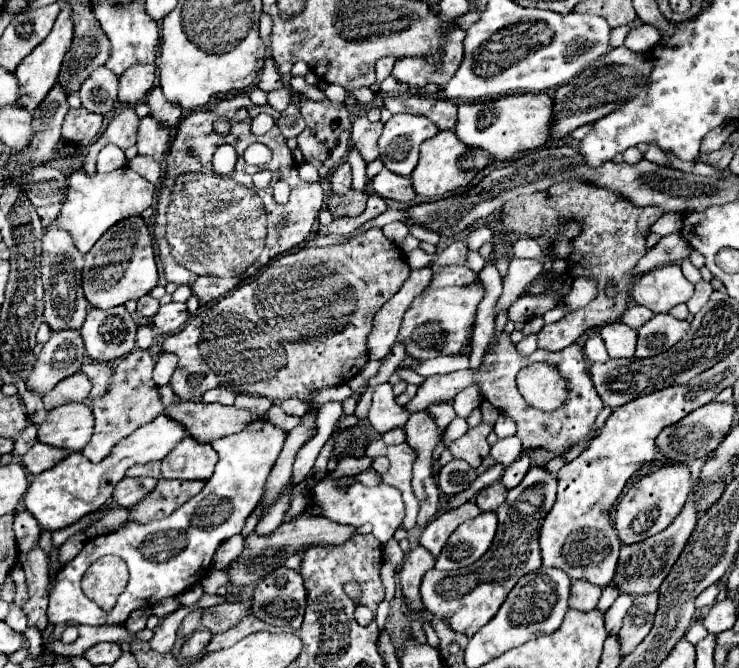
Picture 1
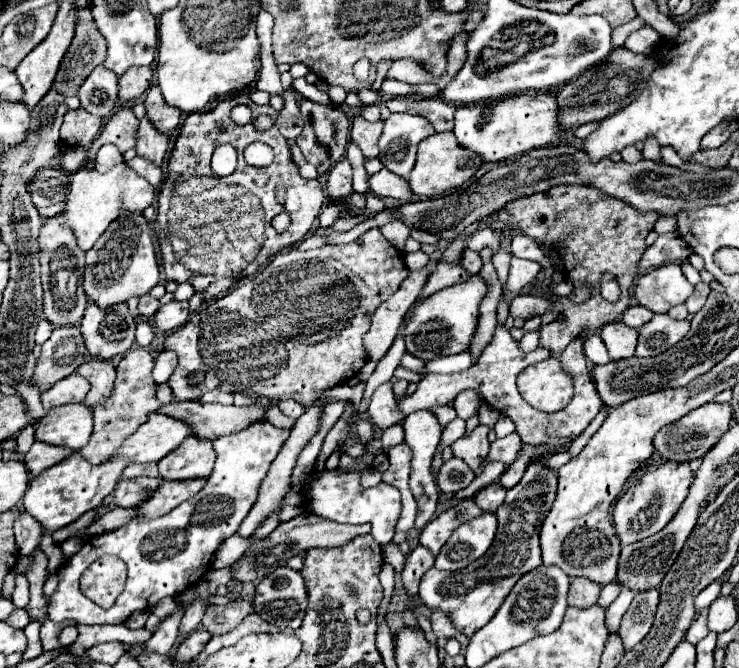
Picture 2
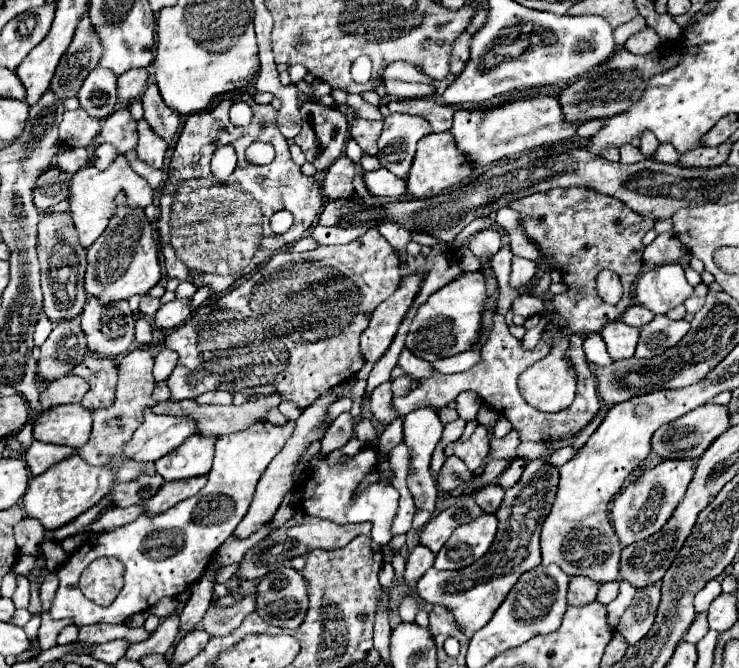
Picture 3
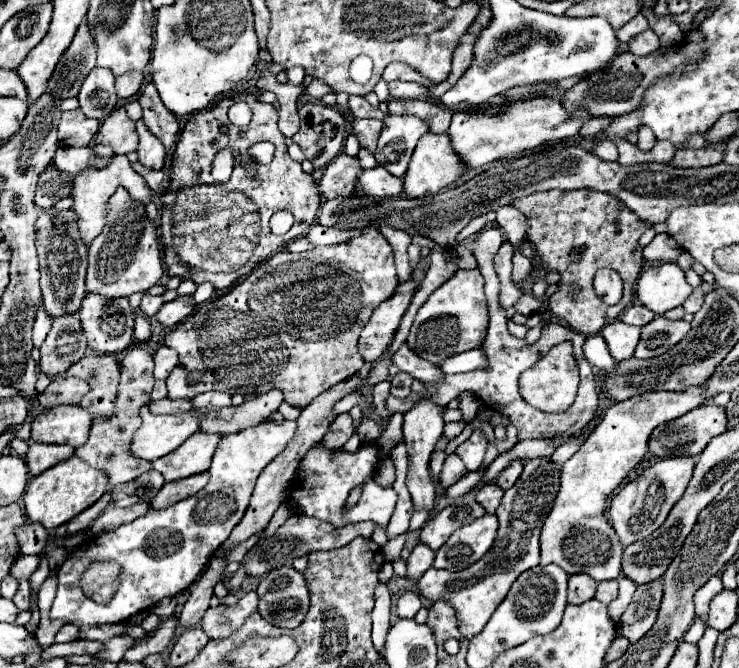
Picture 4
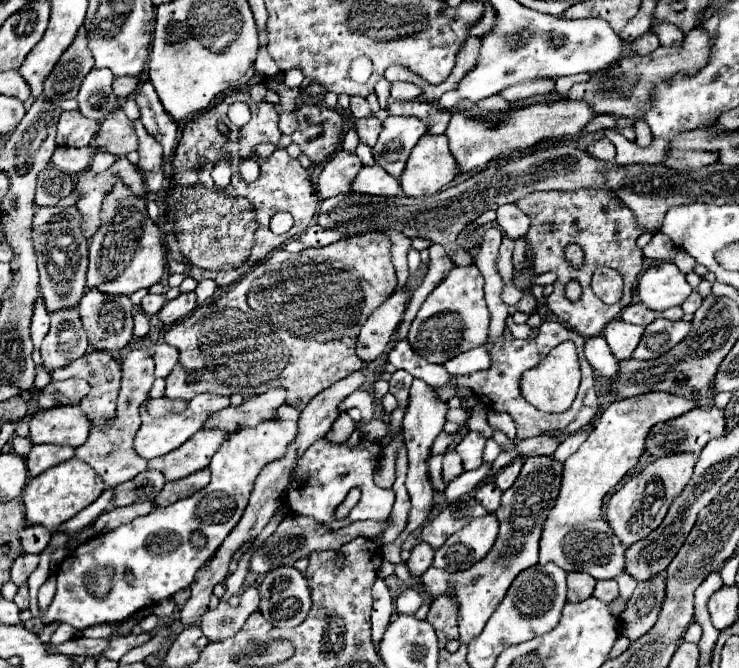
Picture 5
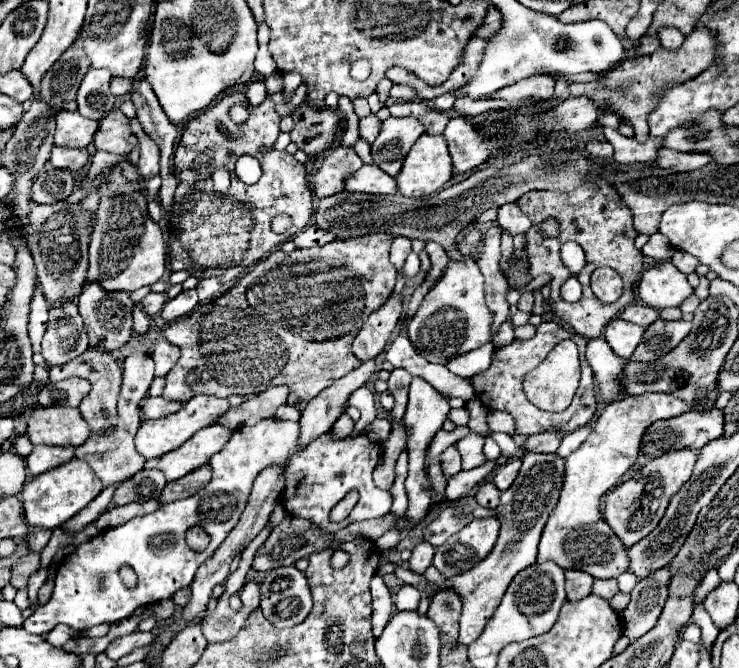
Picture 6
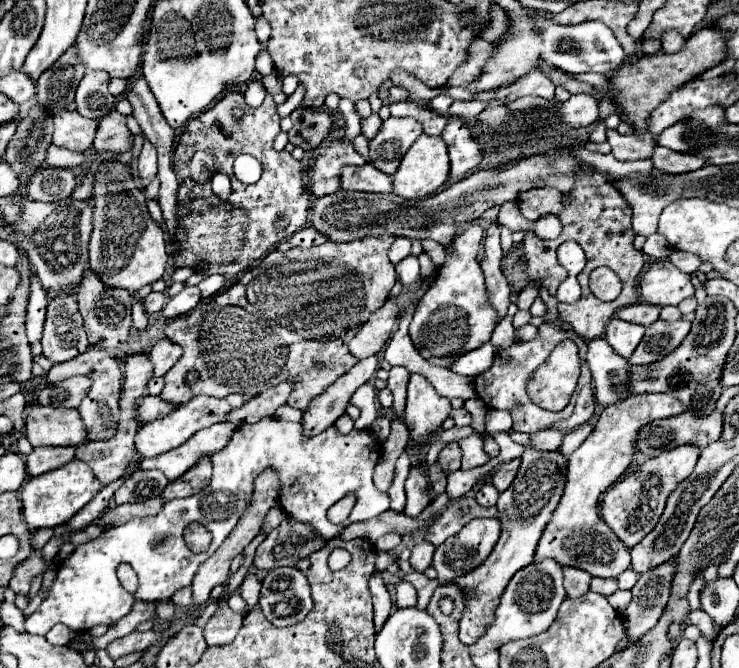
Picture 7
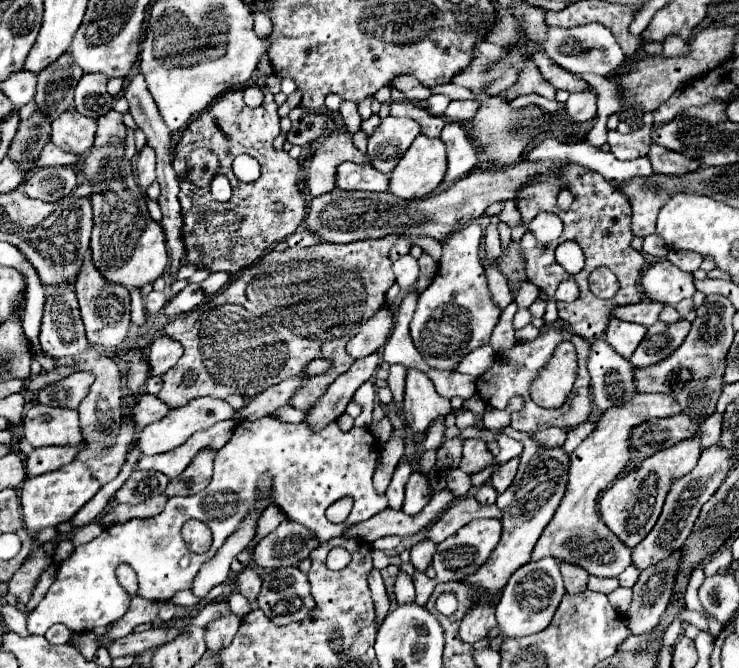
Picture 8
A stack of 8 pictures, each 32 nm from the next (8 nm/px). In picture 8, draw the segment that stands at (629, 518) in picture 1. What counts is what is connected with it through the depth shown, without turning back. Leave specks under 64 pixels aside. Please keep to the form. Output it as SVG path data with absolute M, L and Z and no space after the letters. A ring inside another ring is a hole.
M694 434L688 440L682 440L680 444L674 444L672 448L656 452L656 456L648 456L646 460L642 460L640 468L634 468L628 474L616 478L610 484L610 488L606 488L602 492L600 502L598 502L598 512L600 512L602 522L628 548L634 548L636 544L640 544L646 538L646 534L652 530L652 526L656 524L656 520L660 516L666 492L670 490L670 482L678 476L688 474L696 466L700 454L702 454L700 434Z

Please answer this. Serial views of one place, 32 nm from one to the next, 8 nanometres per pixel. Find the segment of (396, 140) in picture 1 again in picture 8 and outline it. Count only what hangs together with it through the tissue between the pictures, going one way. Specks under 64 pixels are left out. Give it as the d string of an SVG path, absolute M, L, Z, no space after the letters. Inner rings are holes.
M382 118L380 126L368 136L370 164L384 174L392 172L418 134L420 126L412 118Z

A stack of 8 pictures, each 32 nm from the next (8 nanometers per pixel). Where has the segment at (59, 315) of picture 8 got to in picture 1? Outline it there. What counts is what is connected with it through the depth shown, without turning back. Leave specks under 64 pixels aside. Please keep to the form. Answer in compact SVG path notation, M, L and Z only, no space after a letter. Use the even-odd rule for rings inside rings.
M78 330L52 332L36 358L34 372L28 378L28 388L38 394L50 392L60 380L76 374L84 362L84 340Z

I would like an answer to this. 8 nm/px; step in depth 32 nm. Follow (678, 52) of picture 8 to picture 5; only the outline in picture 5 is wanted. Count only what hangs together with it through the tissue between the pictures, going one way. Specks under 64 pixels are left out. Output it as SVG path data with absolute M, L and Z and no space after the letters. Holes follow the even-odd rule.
M664 22L664 24L656 24L654 28L656 28L656 36L658 36L658 40L660 40L662 46L670 48L670 46L682 44L682 32L676 26Z

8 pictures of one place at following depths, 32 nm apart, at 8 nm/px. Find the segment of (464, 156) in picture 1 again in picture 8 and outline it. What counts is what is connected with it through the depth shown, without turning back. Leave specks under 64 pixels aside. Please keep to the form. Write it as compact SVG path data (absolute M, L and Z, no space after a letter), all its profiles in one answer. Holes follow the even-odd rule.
M418 136L412 146L408 148L408 152L400 158L400 164L396 164L396 168L390 174L390 184L388 190L394 196L400 196L404 200L420 200L424 196L428 196L432 190L436 190L436 186L442 182L446 172L446 148L442 144L440 138L428 138L428 136Z

